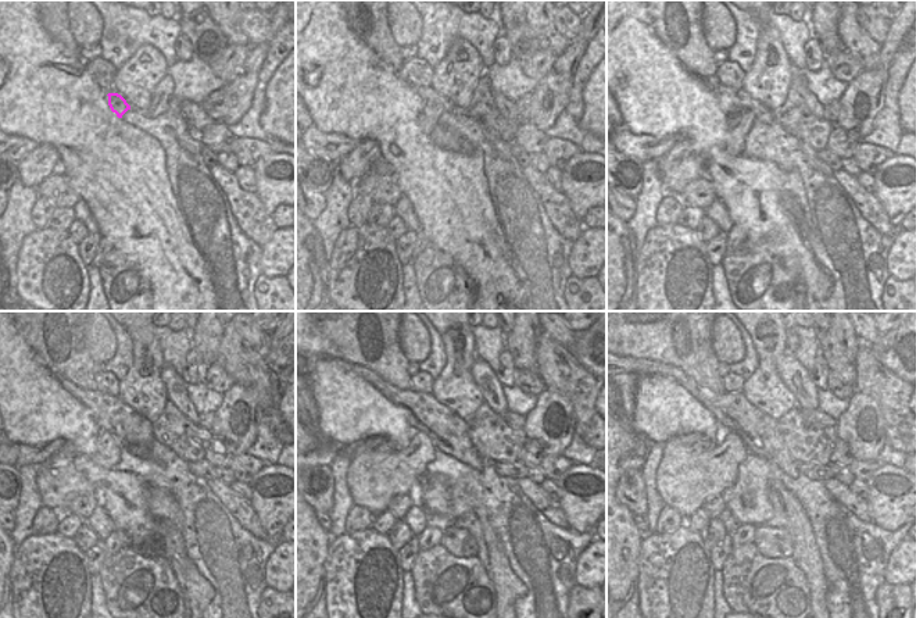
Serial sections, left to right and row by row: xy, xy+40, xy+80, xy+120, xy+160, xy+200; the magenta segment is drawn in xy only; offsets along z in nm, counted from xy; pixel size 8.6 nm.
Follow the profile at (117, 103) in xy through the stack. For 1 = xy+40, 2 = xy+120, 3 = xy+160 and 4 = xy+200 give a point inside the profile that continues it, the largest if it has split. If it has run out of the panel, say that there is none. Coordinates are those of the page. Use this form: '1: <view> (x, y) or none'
1: xy+40 (430, 113)
2: xy+120 (60, 481)
3: xy+160 (374, 478)
4: xy+200 (686, 479)

